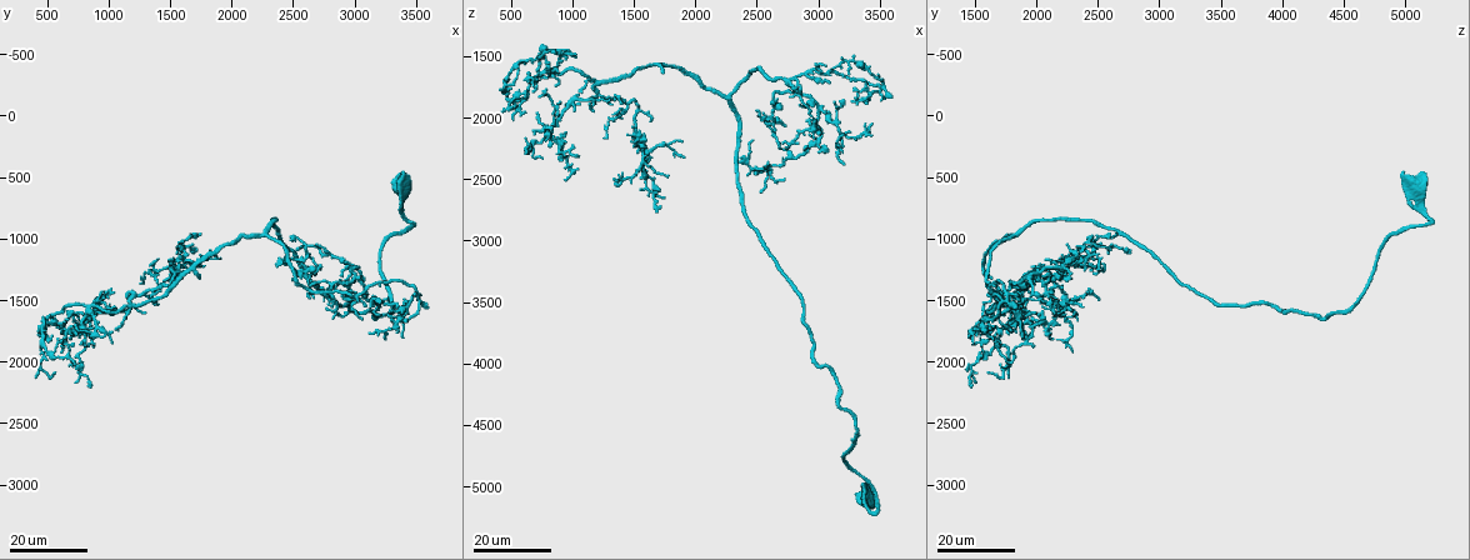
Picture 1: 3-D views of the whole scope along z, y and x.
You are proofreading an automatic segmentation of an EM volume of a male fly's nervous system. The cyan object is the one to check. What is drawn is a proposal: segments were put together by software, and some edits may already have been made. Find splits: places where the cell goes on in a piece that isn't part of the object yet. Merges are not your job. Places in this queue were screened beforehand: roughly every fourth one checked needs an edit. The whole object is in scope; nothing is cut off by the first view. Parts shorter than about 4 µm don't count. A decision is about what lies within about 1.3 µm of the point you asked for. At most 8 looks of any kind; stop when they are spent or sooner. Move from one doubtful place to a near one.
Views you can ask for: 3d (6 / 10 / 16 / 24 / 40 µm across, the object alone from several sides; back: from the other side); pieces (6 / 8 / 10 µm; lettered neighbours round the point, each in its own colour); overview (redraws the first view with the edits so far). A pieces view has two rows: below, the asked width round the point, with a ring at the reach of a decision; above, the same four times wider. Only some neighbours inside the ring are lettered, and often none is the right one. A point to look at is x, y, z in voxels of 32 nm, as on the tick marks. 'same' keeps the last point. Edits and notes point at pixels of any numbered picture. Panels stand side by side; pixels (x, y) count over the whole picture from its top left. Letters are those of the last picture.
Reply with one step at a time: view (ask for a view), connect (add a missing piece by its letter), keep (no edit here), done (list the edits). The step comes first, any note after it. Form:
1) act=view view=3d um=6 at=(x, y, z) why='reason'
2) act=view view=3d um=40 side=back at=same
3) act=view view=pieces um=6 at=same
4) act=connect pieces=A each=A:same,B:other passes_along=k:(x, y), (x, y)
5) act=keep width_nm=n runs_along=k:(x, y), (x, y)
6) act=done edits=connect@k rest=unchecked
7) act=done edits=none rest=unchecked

act=view view=3d um=16 at=(3200, 1520, 1860) why='free end'

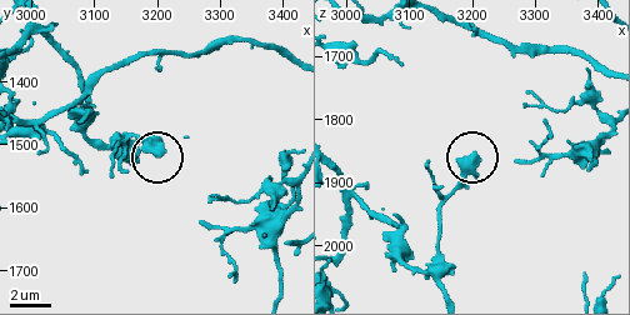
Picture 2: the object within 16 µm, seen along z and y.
act=view view=pieces um=8 at=(3200, 1515, 1860) why='see the neighbours'

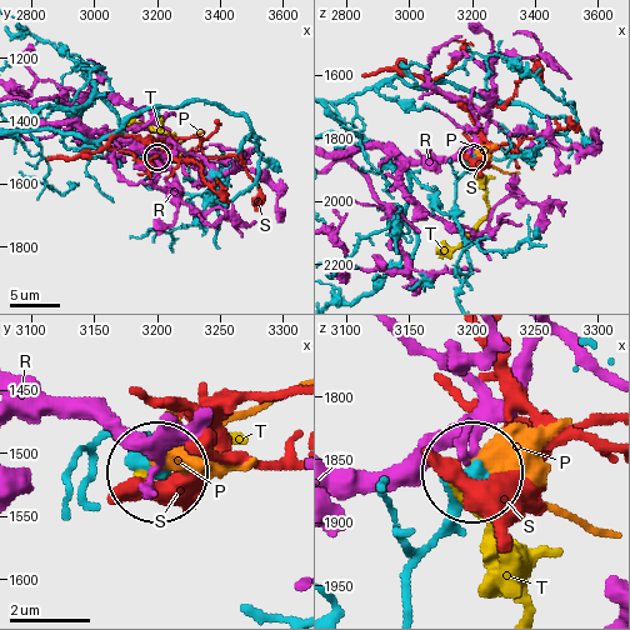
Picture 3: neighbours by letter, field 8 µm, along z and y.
act=keep width_nm=480 each=P:other,R:other,S:other,T:other found='none of them fits'

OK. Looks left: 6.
act=view view=3d um=16 at=(3440, 1580, 2140) why='an open end'

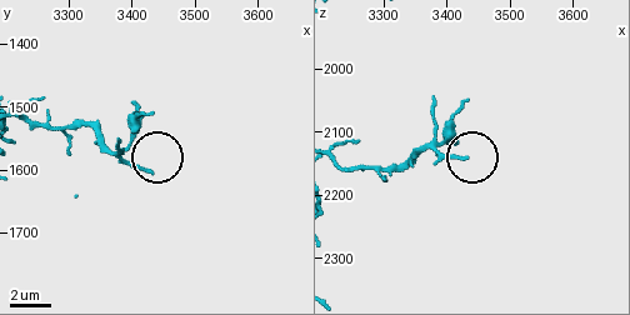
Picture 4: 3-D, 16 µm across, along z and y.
act=view view=pieces um=10 at=(3430, 1600, 2135)

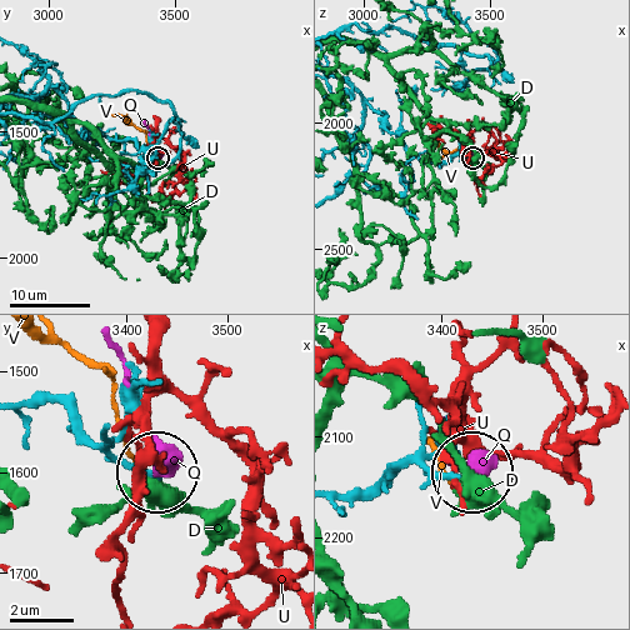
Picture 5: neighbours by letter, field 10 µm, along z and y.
act=keep each=D:other,Q:other,U:other,V:other found='no lettered piece goes on from it'

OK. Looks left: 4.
act=view view=3d um=24 at=(2560, 1240, 2380) why='thin end'

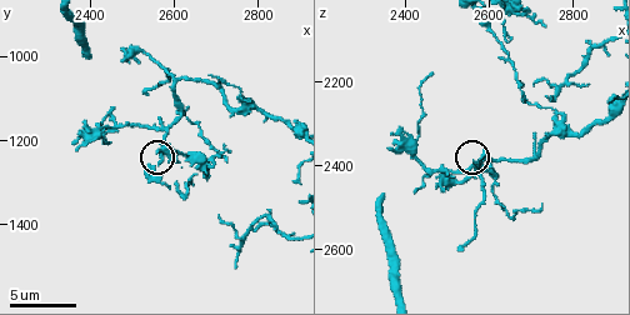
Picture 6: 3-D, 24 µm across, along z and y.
act=view view=pieces um=8 at=(2565, 1250, 2385)

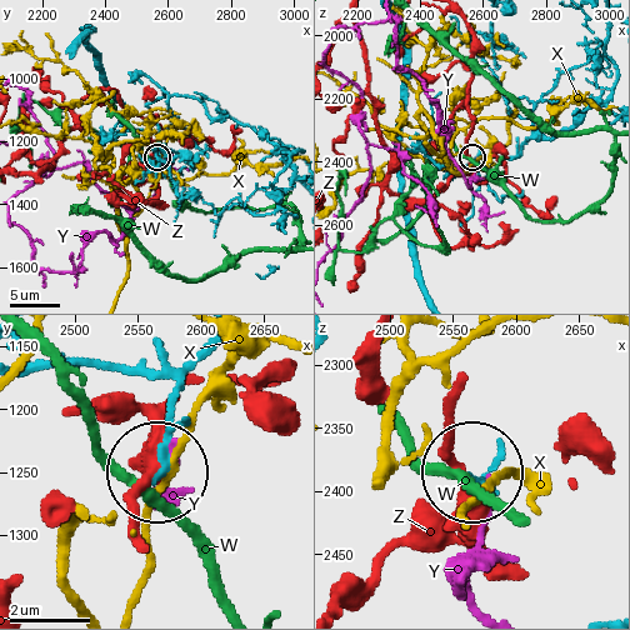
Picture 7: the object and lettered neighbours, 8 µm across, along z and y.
act=keep width_nm=180 each=W:other,X:other,Y:other,Z:other found='none of them fits'

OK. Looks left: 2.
act=view view=3d um=16 at=(1760, 1300, 1640) why='free end'

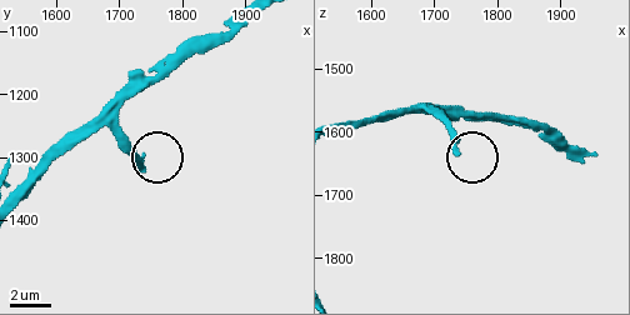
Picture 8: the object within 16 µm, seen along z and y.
act=view view=pieces um=6 at=(1735, 1315, 1630)

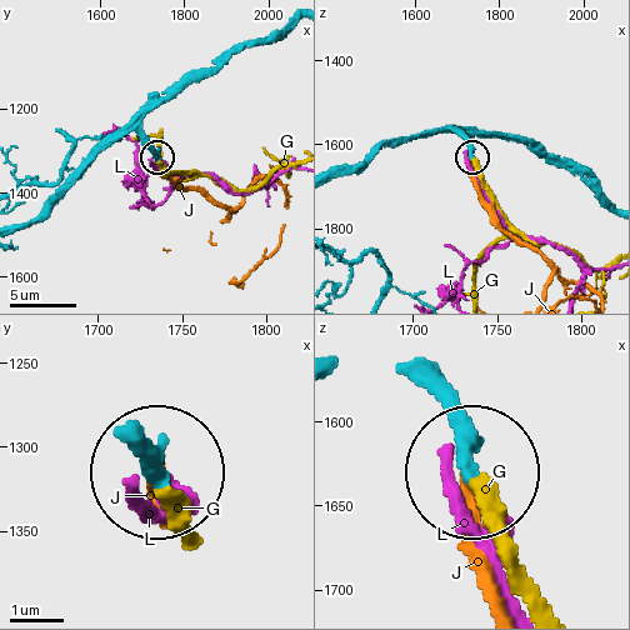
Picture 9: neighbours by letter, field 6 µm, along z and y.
act=connect pieces=G each=G:same,J:other,L:other found='it goes on there'

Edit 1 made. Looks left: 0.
act=done edits=connect@9 rest=unchecked

